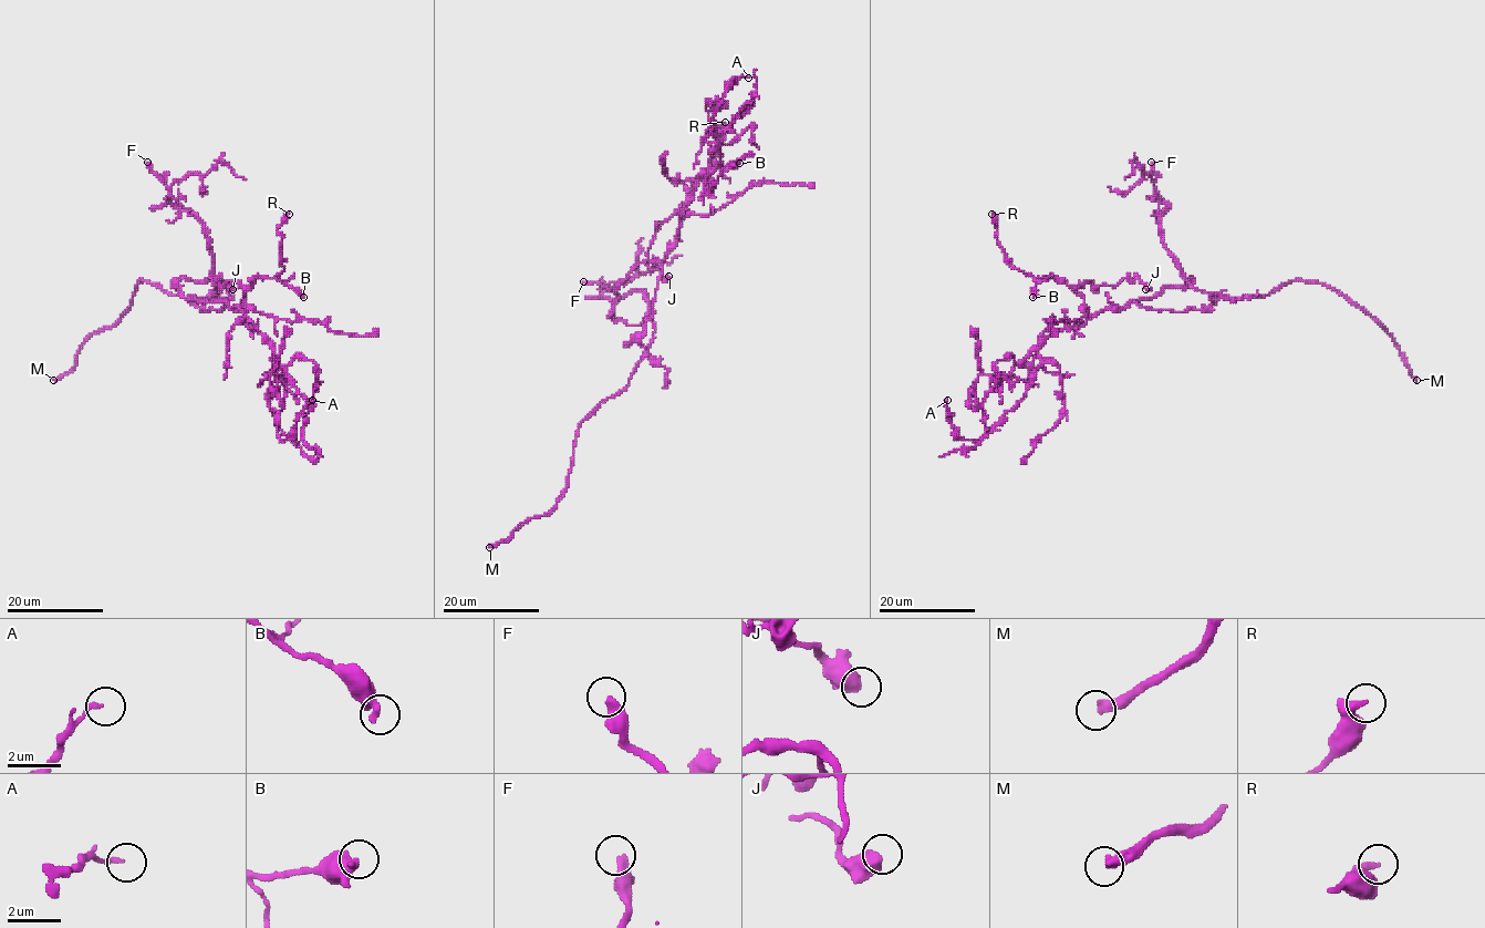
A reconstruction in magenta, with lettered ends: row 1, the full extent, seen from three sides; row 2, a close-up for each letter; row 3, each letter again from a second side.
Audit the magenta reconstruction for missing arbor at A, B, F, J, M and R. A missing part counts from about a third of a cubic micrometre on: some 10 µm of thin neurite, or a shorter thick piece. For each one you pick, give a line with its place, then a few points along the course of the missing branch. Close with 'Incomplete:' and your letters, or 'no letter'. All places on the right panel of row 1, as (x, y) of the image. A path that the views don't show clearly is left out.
F: place (1151, 162)
M: place (1416, 380)
Incomplete: F, M

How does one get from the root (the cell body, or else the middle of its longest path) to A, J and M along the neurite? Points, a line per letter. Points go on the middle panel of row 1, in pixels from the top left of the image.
A: (652, 313), (662, 260), (675, 244), (687, 198), (720, 158), (714, 112), (731, 81), (748, 78)
J: (652, 313), (662, 260), (682, 219), (679, 207), (660, 226), (647, 251), (647, 266), (668, 276)
M: (652, 313), (645, 330), (633, 337), (645, 354), (630, 383), (579, 426), (568, 484), (557, 504), (489, 547)

